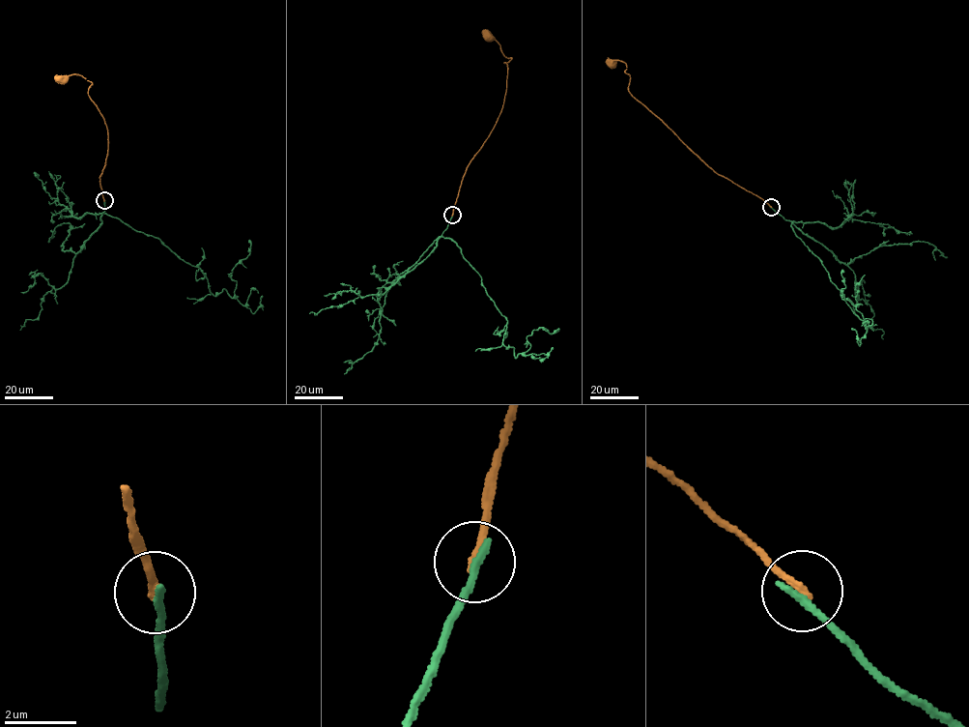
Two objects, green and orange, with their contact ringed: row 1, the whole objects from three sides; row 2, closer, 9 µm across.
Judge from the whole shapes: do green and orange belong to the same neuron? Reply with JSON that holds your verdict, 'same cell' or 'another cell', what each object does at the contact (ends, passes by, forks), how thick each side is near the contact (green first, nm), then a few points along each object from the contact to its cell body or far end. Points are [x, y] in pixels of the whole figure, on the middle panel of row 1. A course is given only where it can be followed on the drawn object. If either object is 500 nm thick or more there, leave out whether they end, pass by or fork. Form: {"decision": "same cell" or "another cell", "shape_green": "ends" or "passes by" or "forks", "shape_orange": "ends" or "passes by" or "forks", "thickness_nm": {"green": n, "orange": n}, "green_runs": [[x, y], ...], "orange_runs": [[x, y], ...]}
{"decision": "another cell", "shape_green": "ends", "shape_orange": "ends", "thickness_nm": {"green": 240, "orange": 190}, "green_runs": [[452, 215], [442, 235], [505, 317], [502, 343], [516, 358], [534, 330], [557, 330]], "orange_runs": [[452, 215], [470, 161], [491, 132], [503, 104], [508, 69], [504, 62], [511, 58], [505, 57], [490, 37]]}

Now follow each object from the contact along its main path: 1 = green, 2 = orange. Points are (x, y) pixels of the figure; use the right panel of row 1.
1: (771, 206), (791, 220), (852, 311), (864, 324), (870, 319), (866, 328), (841, 290), (842, 270)
2: (771, 206), (707, 165), (632, 96), (628, 90), (630, 75), (625, 72), (623, 62), (614, 60), (612, 63)

